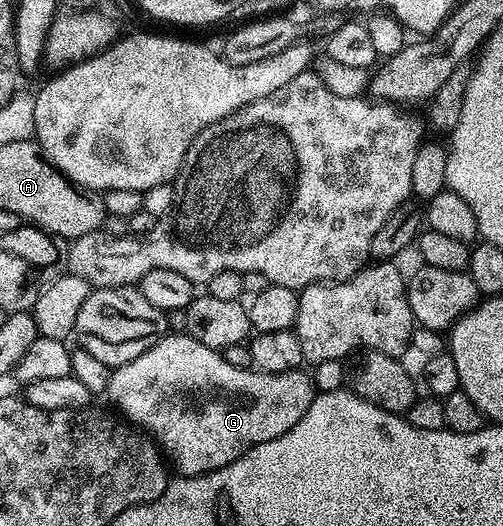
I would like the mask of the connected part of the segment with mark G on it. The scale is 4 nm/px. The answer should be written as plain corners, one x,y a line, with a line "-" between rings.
169,332
165,334
164,338
158,344
154,344
154,348
142,352
142,356
138,356
134,360
130,360
126,364
122,364
112,370
112,379
108,385
107,397
109,399
112,398
113,404
121,410
119,413
133,427
139,428
143,433
151,437
152,441
166,455
171,469
177,475
193,478
199,474
208,474
211,470
217,470
234,460
238,460
238,456
242,456
251,446
257,446
266,440
274,440
274,436
282,436
286,432
290,432
290,428
294,428
294,424
298,424
298,420
302,420
302,416
306,416
306,408
310,408
314,397
312,382
304,373
303,369
299,369
282,372
281,374
262,374
255,368
250,370
234,368
234,364
226,364
221,351
206,348
206,344
198,344
198,340
194,340
186,332

